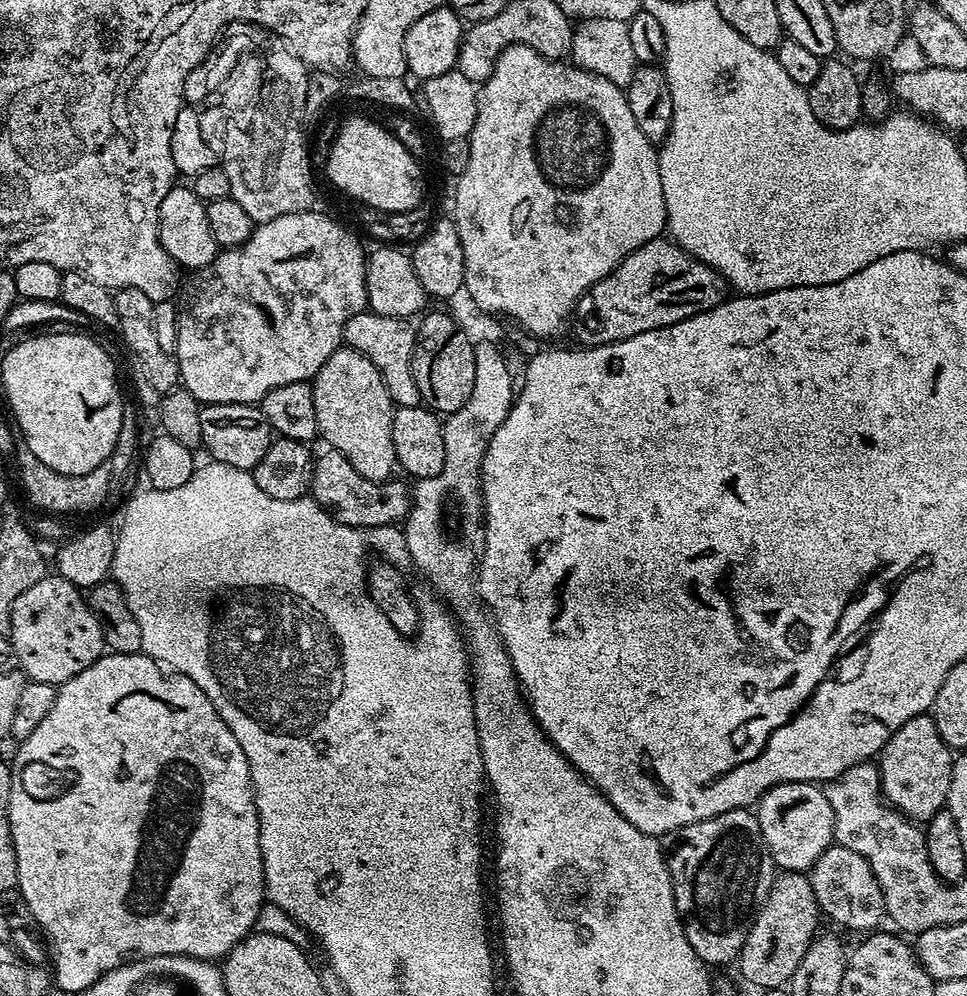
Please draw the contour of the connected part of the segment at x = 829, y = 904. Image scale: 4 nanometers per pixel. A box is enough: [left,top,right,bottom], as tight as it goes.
[810,842,886,932]

